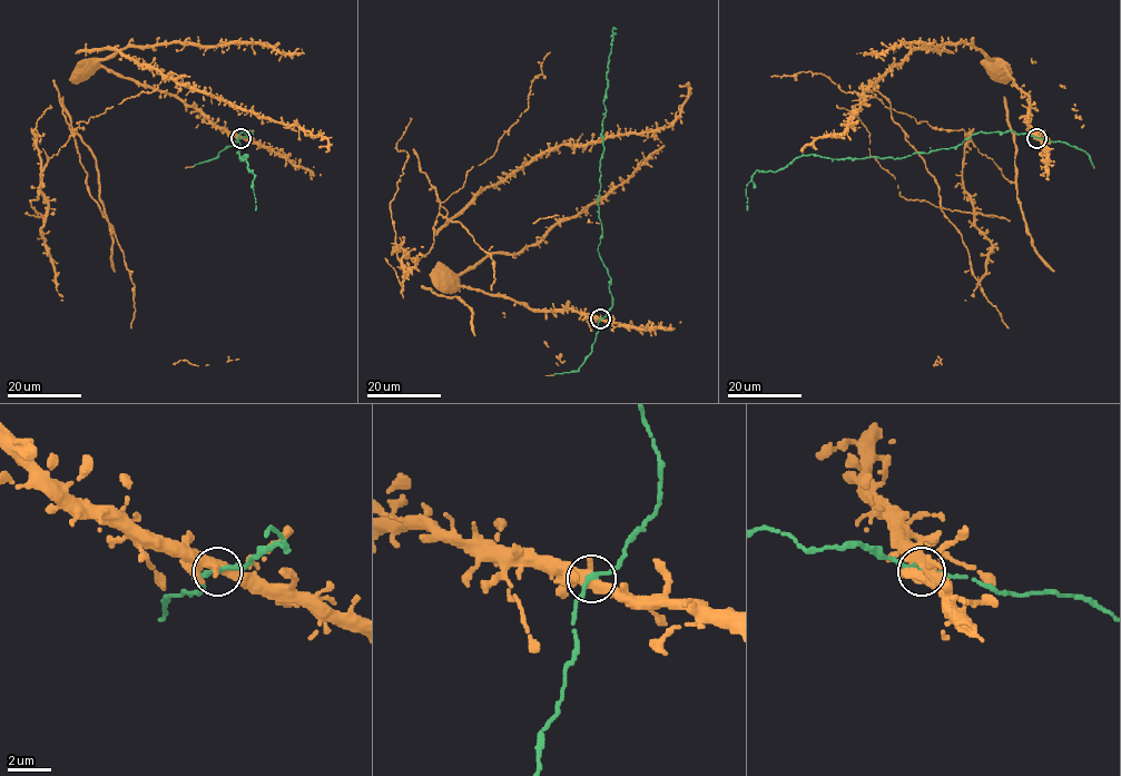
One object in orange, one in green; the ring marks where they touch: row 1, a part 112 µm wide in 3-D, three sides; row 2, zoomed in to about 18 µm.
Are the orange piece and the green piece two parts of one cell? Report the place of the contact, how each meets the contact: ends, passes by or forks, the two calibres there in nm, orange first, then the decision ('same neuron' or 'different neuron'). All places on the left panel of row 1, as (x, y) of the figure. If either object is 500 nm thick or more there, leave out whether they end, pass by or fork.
(241, 138) | orange passes by | green passes by | 460/220 nm | same neuron

